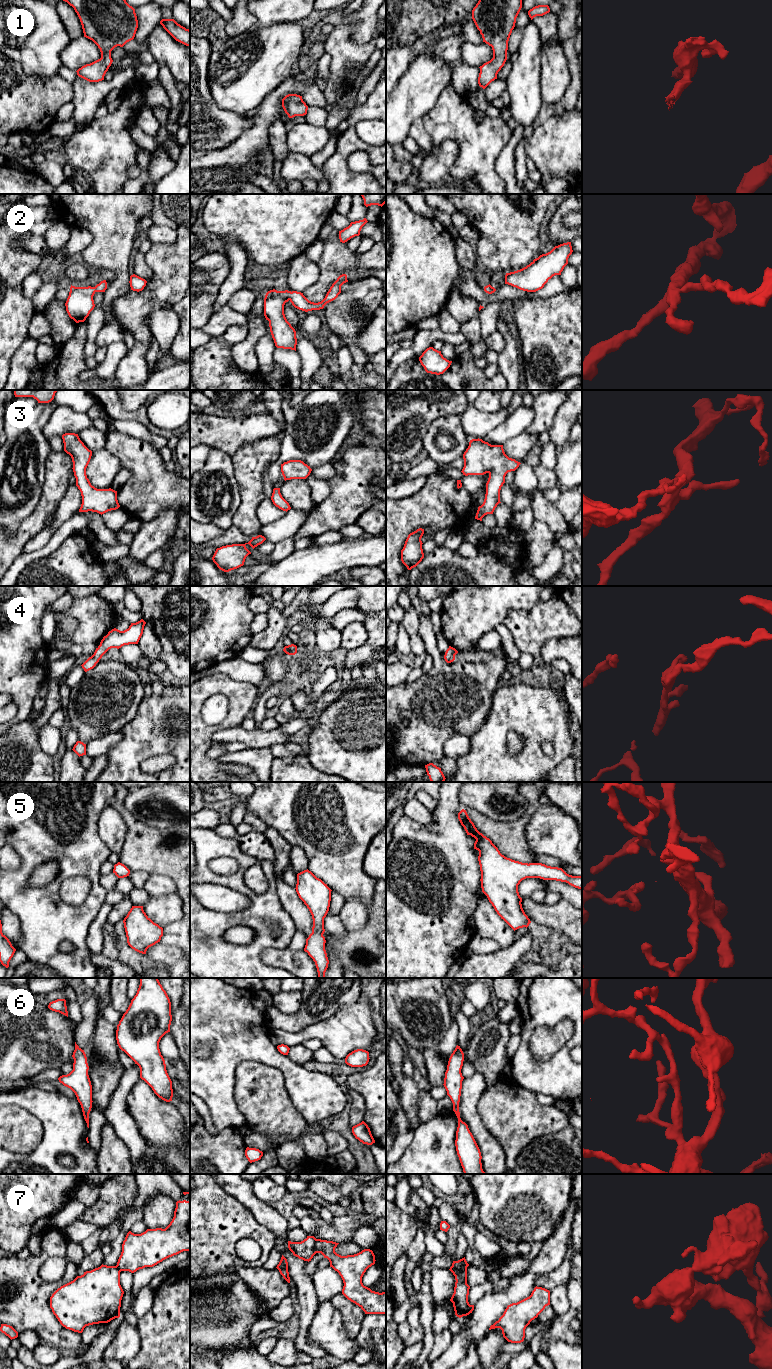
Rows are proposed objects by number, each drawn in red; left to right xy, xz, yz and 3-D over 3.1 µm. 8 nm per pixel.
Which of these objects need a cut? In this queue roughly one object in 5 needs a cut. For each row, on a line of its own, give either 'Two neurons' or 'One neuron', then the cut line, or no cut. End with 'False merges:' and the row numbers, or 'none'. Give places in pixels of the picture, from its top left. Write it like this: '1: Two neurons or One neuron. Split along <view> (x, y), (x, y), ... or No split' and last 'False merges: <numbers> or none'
1: One neuron. No split
2: One neuron. No split
3: One neuron. No split
4: One neuron. No split
5: One neuron. No split
6: One neuron. No split
7: Two neurons. Split along yz (452, 1265), (456, 1268), (466, 1268)
False merges: 7

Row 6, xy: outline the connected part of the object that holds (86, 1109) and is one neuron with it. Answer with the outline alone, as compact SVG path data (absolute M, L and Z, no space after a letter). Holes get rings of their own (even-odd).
M75 1042L75 1050L72 1055L74 1059L73 1070L58 1078L59 1082L70 1088L76 1095L81 1105L84 1119L89 1128L89 1113L92 1108L92 1085L88 1075L89 1066L87 1057Z

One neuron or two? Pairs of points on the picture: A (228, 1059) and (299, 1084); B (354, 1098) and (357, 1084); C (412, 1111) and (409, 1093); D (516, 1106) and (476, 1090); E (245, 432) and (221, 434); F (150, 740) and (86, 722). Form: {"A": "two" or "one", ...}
{"A": "one", "B": "two", "C": "one", "D": "two", "E": "one", "F": "two"}

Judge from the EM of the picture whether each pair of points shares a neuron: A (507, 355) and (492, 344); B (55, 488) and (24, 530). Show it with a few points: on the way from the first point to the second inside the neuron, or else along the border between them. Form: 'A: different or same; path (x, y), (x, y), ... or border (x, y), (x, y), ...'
A: different; border (497, 329), (505, 342), (505, 347), (498, 354)
B: same; path (50, 498), (47, 506), (34, 520)

